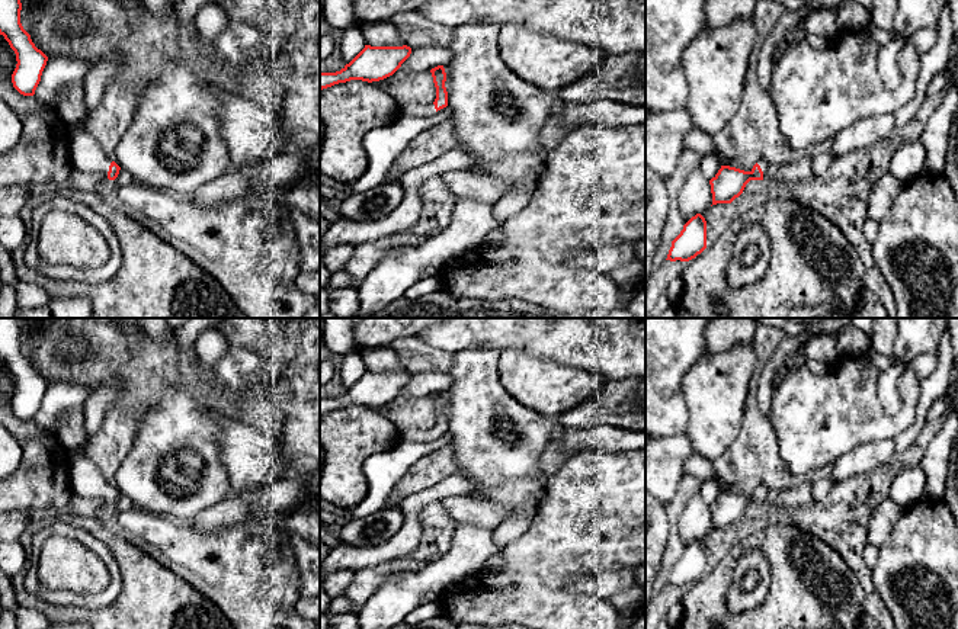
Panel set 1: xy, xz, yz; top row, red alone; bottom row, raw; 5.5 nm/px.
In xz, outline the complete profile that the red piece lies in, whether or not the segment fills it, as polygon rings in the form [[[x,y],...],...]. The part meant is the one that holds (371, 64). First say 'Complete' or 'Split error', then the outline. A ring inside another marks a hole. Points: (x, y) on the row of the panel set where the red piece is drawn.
Complete. [[[371,46],[365,48],[340,71],[320,73],[320,90],[350,80],[379,81],[393,76],[410,57],[411,48],[403,46]]]

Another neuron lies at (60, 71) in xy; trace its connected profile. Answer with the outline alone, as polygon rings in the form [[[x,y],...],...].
[[[49,55],[33,96],[57,112],[61,90],[73,83],[83,84],[90,70],[83,60]]]

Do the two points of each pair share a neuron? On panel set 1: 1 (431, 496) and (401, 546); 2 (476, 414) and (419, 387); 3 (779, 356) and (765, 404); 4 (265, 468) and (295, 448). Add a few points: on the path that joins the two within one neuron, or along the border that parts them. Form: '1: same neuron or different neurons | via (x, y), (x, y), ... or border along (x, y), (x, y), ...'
1: same neuron | via (417, 504), (412, 510), (410, 533)
2: different neurons | border along (448, 372), (452, 382), (442, 390)
3: same neuron | via (772, 368), (765, 392)
4: different neurons | border along (284, 455), (284, 472), (279, 478)

